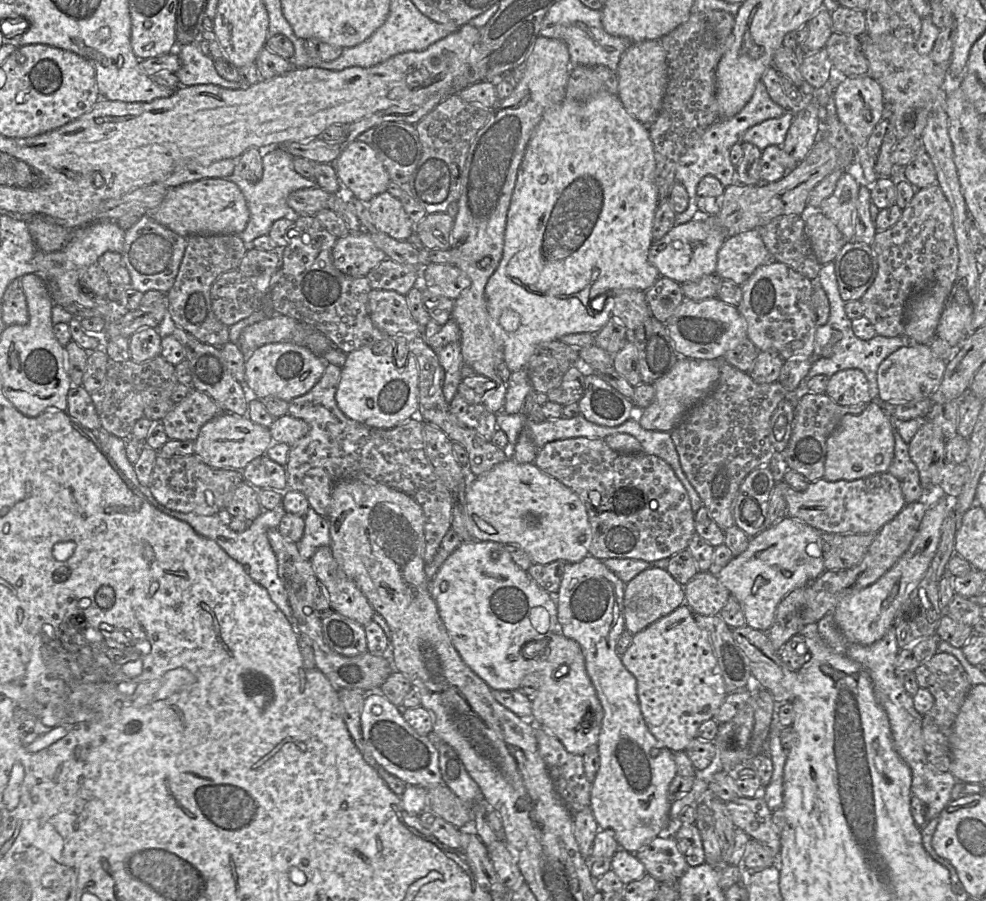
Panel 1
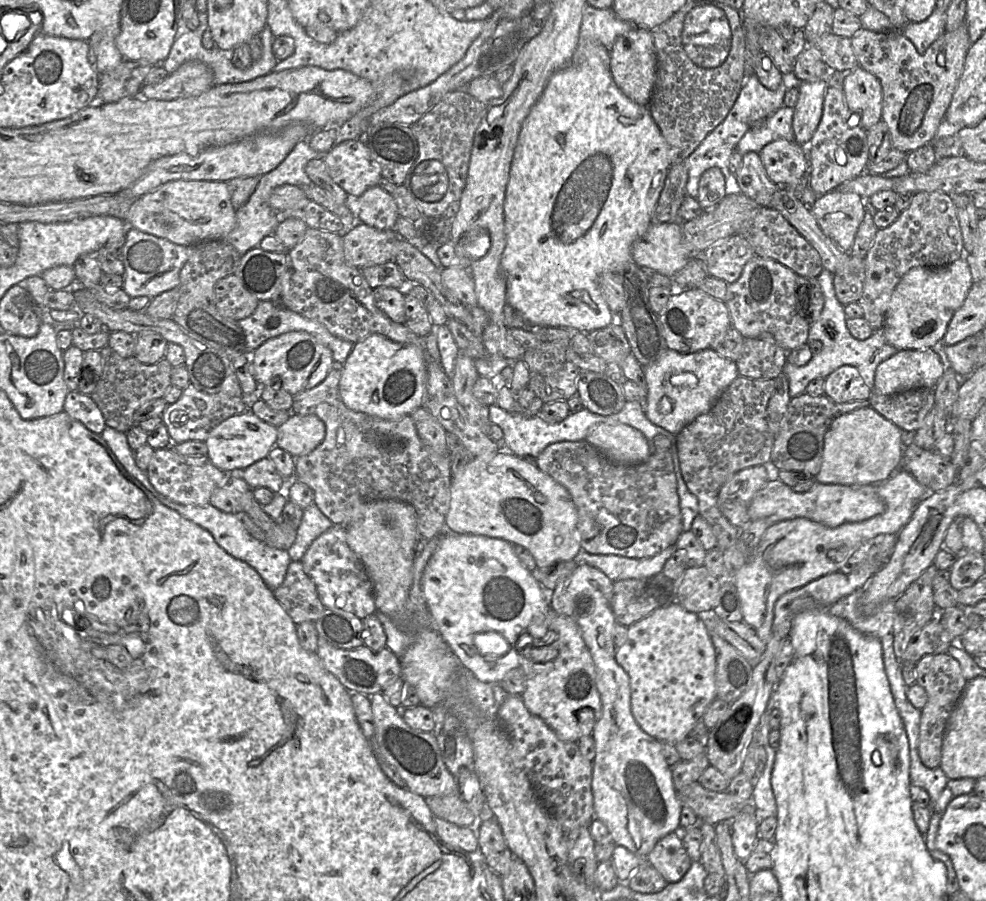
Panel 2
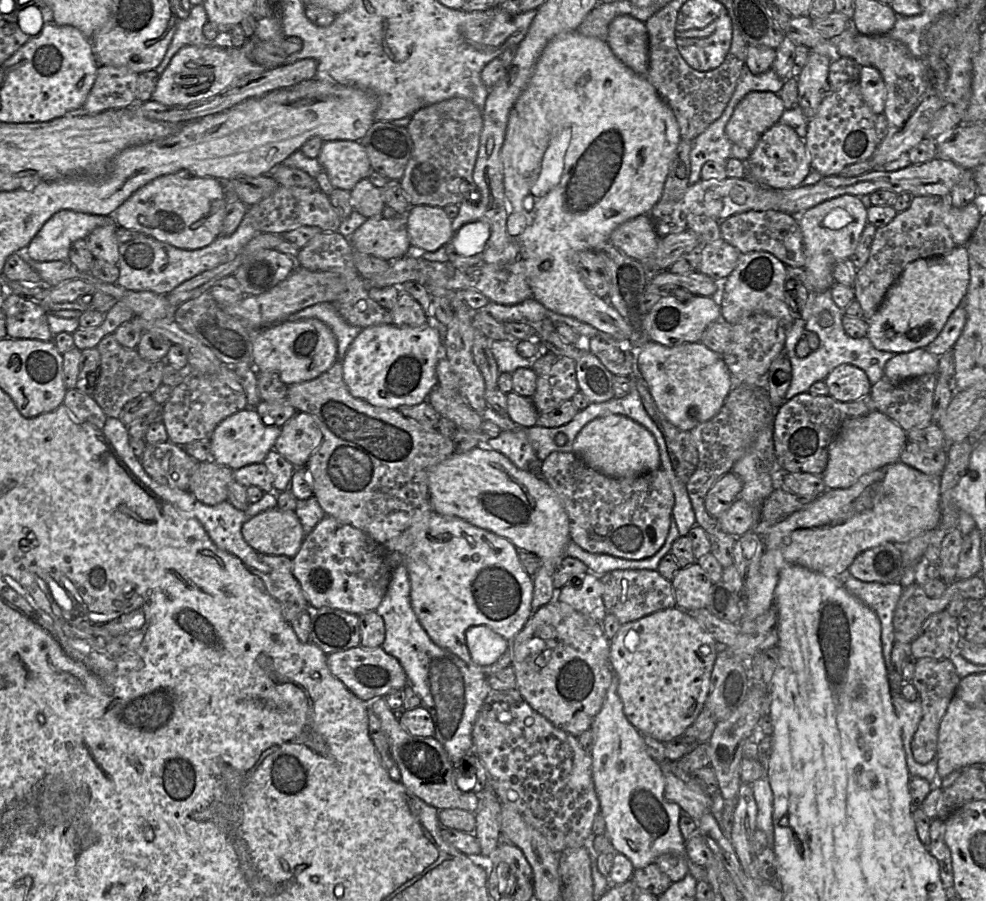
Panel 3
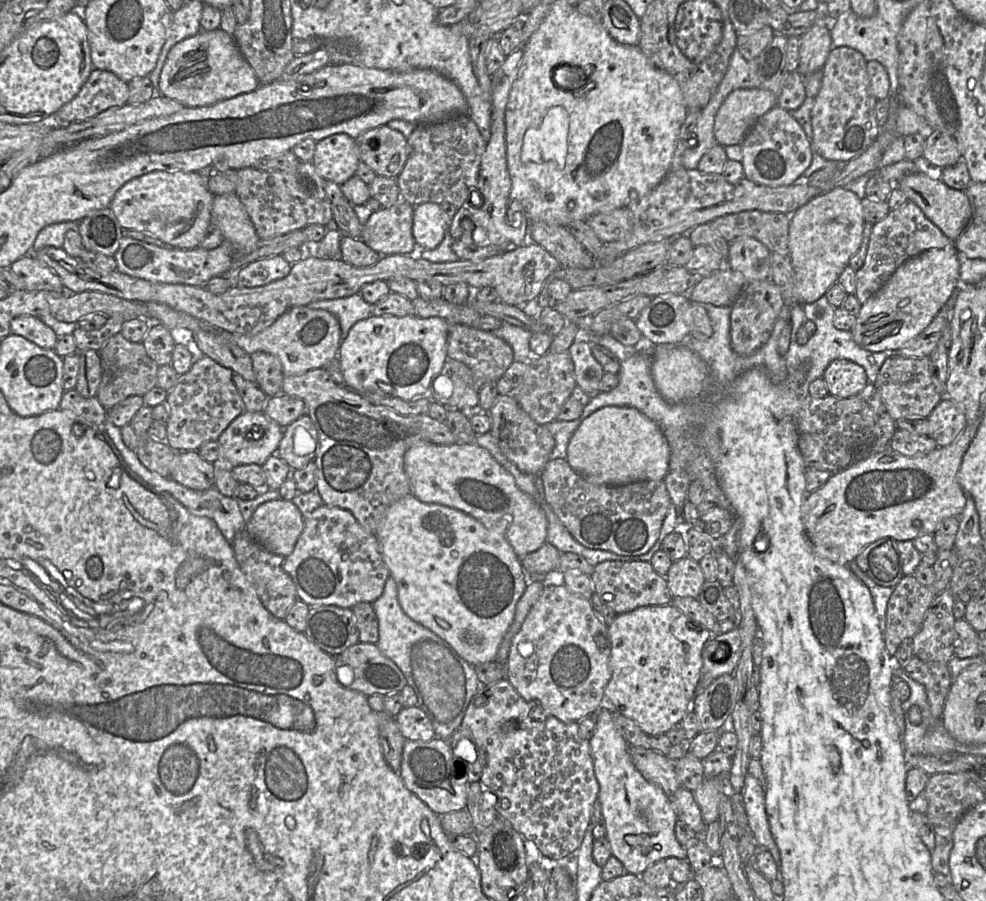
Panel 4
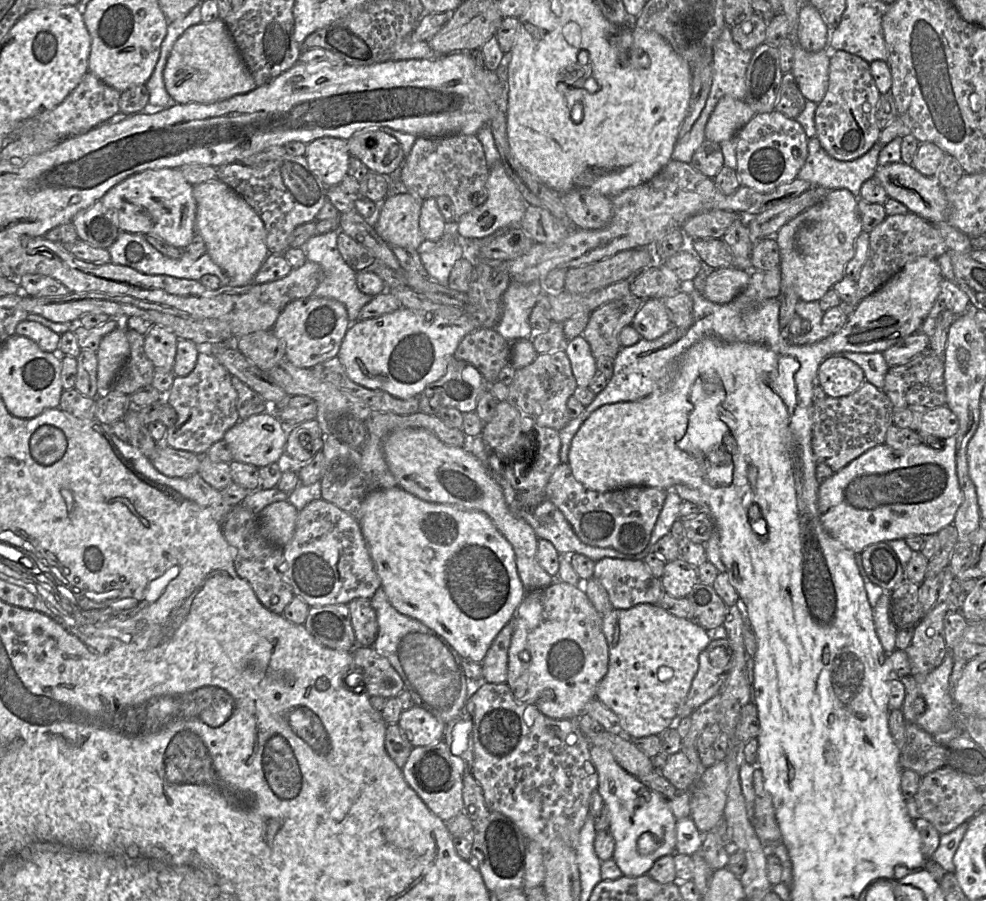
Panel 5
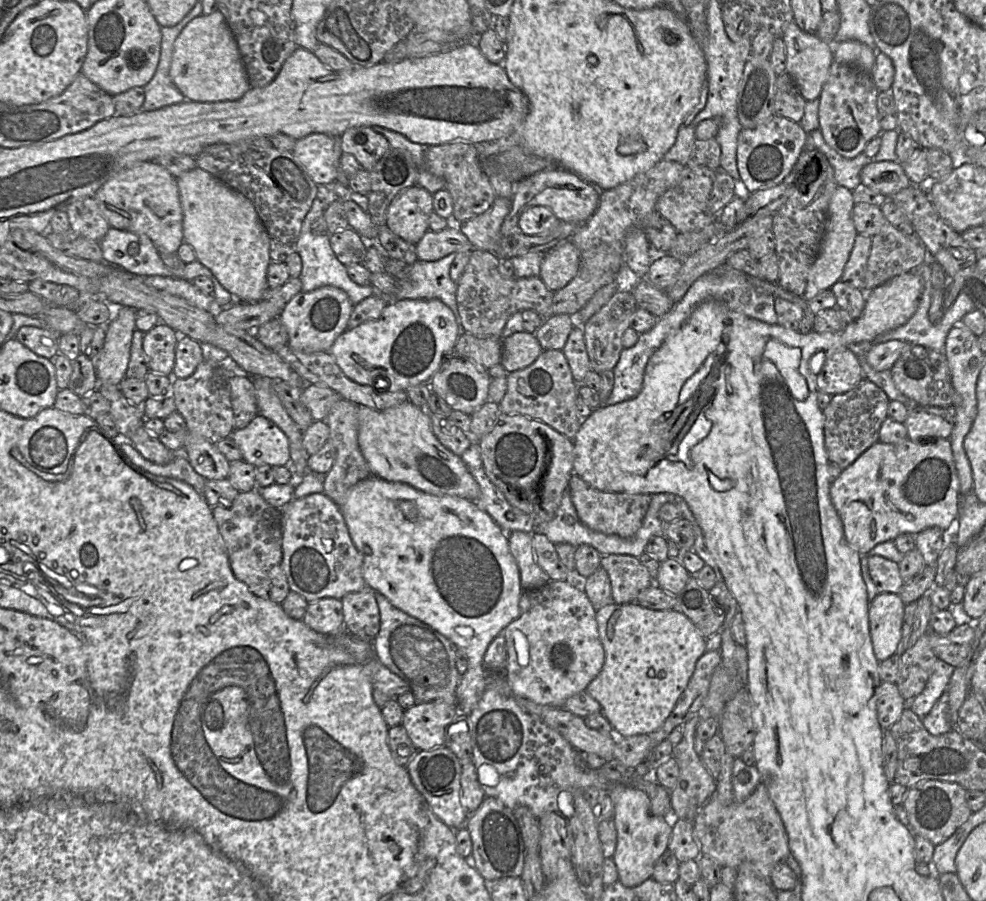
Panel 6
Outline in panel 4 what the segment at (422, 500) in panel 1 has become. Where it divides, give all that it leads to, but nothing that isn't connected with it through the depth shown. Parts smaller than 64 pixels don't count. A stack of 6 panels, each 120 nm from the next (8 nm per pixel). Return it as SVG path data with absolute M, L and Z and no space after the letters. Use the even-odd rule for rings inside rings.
M324 368L309 370L302 375L284 376L282 393L301 399L307 407L318 434L316 464L316 487L323 504L349 511L369 533L376 534L379 523L388 508L401 498L412 495L410 483L404 469L406 451L416 445L456 444L455 438L445 423L432 419L428 414L400 415L394 410L373 405L362 395L346 386L337 385Z

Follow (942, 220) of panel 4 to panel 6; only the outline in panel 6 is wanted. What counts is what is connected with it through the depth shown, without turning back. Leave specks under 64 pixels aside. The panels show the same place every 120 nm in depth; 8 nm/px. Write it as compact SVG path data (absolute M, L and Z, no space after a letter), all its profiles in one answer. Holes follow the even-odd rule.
M870 161L860 173L861 183L885 196L892 196L911 186L902 163Z

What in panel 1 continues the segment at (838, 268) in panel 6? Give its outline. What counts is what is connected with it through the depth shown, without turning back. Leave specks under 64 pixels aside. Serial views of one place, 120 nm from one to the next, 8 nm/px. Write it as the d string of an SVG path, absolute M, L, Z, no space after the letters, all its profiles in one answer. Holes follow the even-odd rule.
M845 172L836 184L833 194L822 201L819 211L830 218L847 242L854 239L856 208L860 185Z

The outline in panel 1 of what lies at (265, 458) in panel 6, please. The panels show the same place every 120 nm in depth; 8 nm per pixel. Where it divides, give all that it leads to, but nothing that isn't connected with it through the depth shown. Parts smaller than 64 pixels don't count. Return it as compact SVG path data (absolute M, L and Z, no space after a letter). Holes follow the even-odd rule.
M223 411L201 427L194 443L194 454L212 468L242 471L249 462L266 455L266 450L272 443L269 428L252 422L247 416Z

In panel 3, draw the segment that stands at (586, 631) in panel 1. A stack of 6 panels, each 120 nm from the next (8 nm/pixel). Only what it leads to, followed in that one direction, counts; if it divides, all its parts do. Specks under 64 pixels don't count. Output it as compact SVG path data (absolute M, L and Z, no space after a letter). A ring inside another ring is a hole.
M588 571L581 585L572 585L570 579L557 592L556 600L570 605L595 622L603 623L607 614L602 599L600 576ZM613 672L605 700L600 711L592 721L593 733L592 778L599 800L599 812L605 821L605 832L615 851L625 855L634 869L641 869L653 864L656 858L665 853L678 853L687 860L689 873L699 882L708 881L706 869L693 863L686 855L685 840L679 828L682 813L680 806L666 798L665 779L659 762L646 751L643 734L627 719L623 703L618 695L618 677Z

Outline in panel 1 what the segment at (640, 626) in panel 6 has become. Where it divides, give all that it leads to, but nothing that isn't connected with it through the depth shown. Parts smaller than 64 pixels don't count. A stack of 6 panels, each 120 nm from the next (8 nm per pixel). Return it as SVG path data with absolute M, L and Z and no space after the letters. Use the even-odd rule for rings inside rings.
M682 604L669 614L659 618L643 630L633 634L632 642L626 651L621 655L621 661L625 668L633 674L637 681L637 696L639 700L640 710L644 721L652 733L652 735L661 741L672 752L685 751L689 742L696 738L696 732L700 725L708 719L711 719L726 697L726 687L722 676L717 658L714 653L708 632L701 627L695 620L694 613L687 604Z

